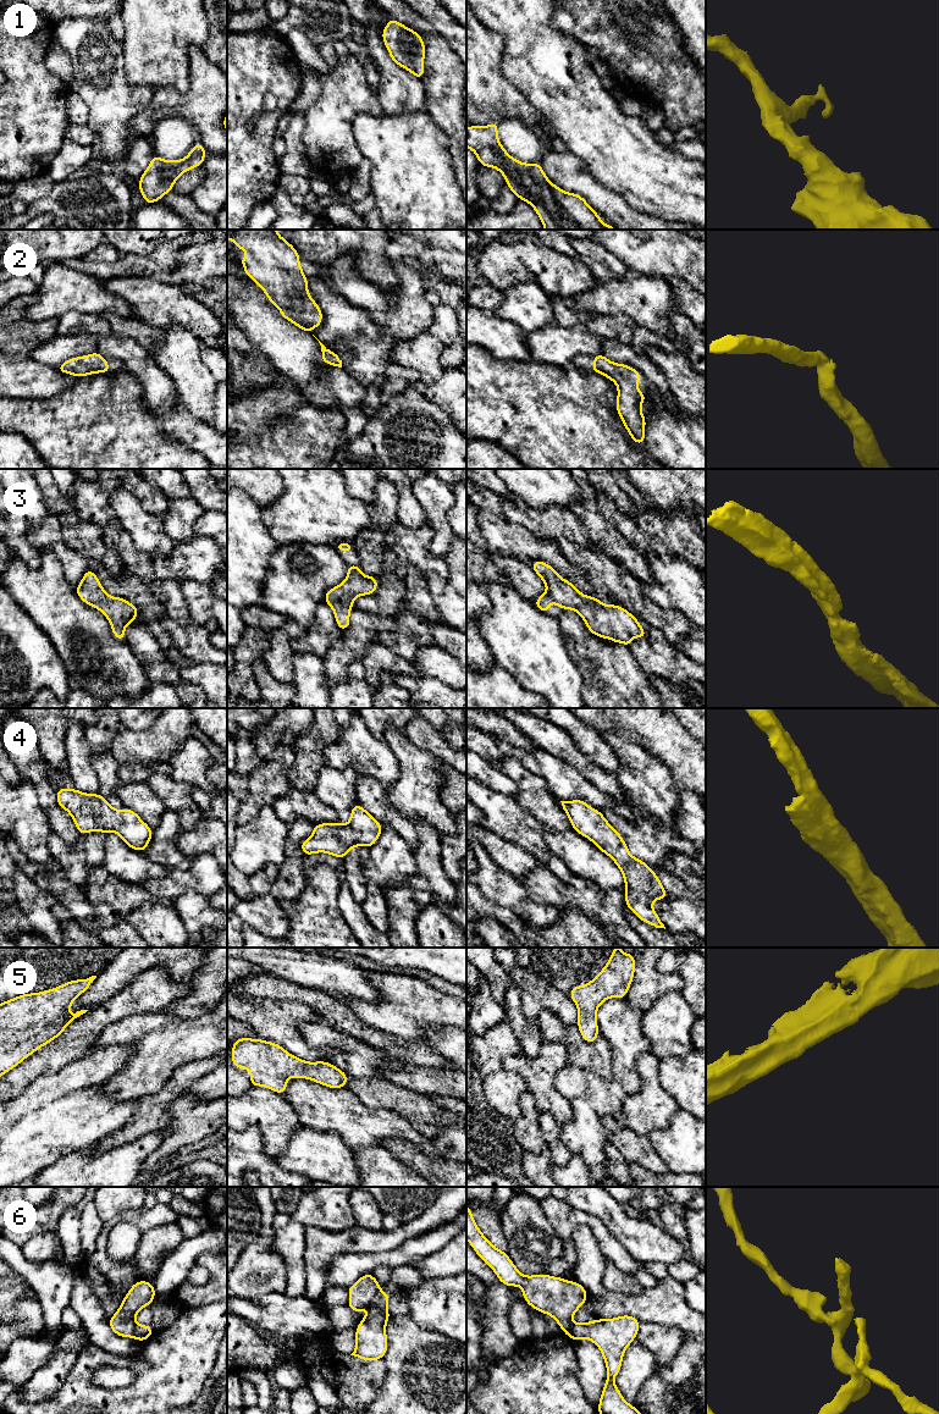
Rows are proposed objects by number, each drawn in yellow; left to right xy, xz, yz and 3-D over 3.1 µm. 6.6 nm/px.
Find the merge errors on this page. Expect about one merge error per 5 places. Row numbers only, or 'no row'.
6

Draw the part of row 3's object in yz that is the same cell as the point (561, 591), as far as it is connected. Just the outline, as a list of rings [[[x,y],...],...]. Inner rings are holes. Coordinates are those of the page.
[[[535,560],[531,564],[542,579],[547,592],[541,595],[534,604],[543,613],[549,612],[549,603],[554,602],[562,609],[573,609],[584,619],[590,633],[630,646],[633,637],[646,639],[647,634],[640,622],[618,604],[603,604],[596,596],[581,593],[570,581],[560,578],[547,563]]]

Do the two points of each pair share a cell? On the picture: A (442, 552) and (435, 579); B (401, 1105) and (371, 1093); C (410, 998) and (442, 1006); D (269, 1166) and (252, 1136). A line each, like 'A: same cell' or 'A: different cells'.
A: different cells
B: same cell
C: same cell
D: same cell

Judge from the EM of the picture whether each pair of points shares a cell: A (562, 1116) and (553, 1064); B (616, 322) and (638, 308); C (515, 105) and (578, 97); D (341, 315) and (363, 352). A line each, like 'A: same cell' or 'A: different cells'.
A: same cell
B: different cells
C: different cells
D: same cell

